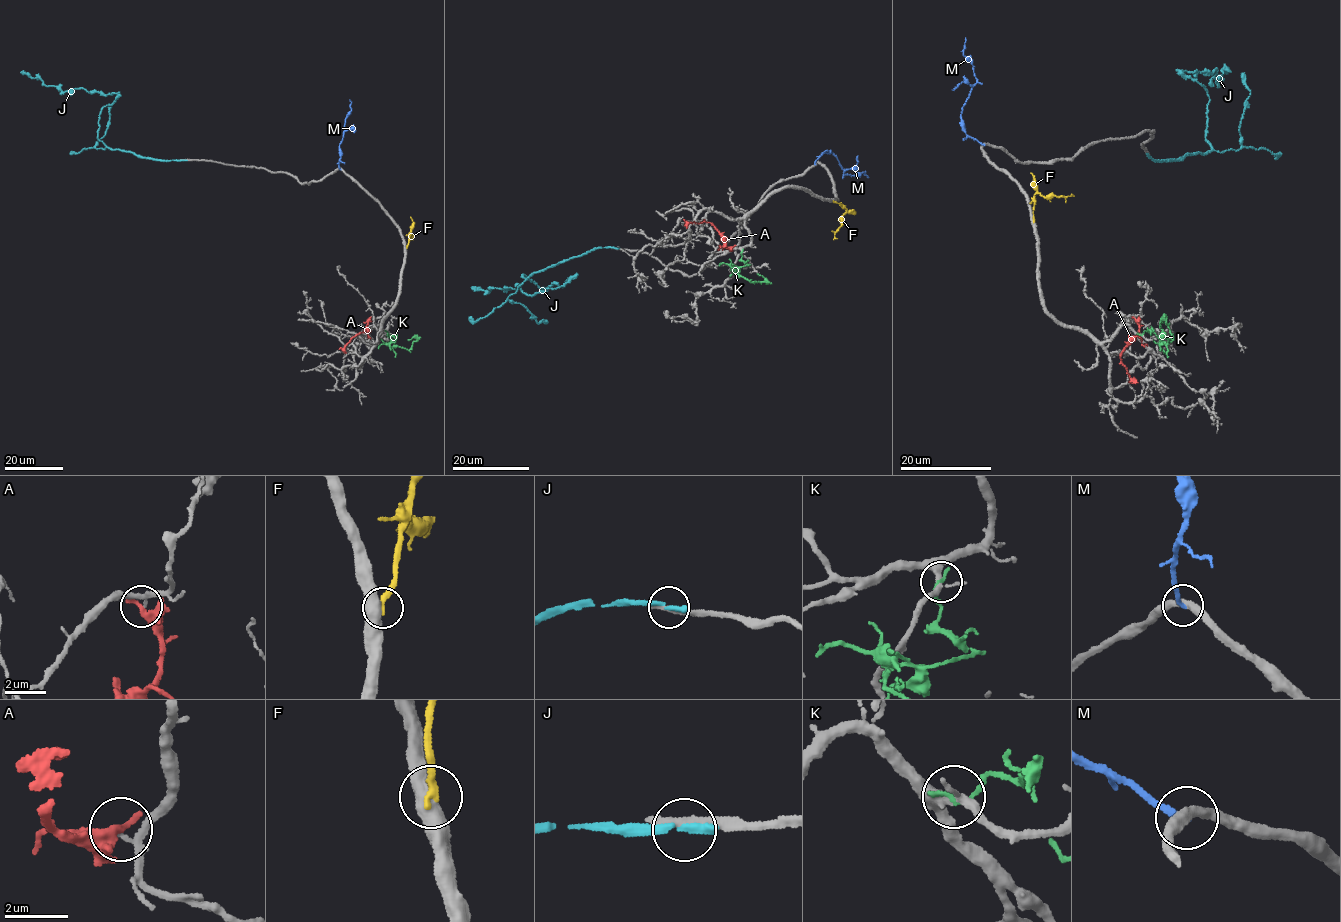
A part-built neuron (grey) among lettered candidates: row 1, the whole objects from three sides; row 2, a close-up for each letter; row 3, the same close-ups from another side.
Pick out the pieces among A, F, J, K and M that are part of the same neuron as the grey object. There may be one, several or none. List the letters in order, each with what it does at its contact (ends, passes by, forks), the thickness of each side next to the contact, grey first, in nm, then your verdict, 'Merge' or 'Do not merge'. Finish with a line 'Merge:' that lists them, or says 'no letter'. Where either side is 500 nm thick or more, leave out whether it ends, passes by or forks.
A: It passes by. Thickness 180 nm (grey) against 280 nm. Do not merge
F: Thickness 550 nm (grey) against 280 nm. Do not merge
J: It ends there. Thickness 340 nm (grey) against 300 nm. Do not merge
K: It ends there. Thickness 240 nm (grey) against 160 nm. Do not merge
M: It ends there. Thickness 320 nm (grey) against 220 nm. Do not merge
Merge: no letter

